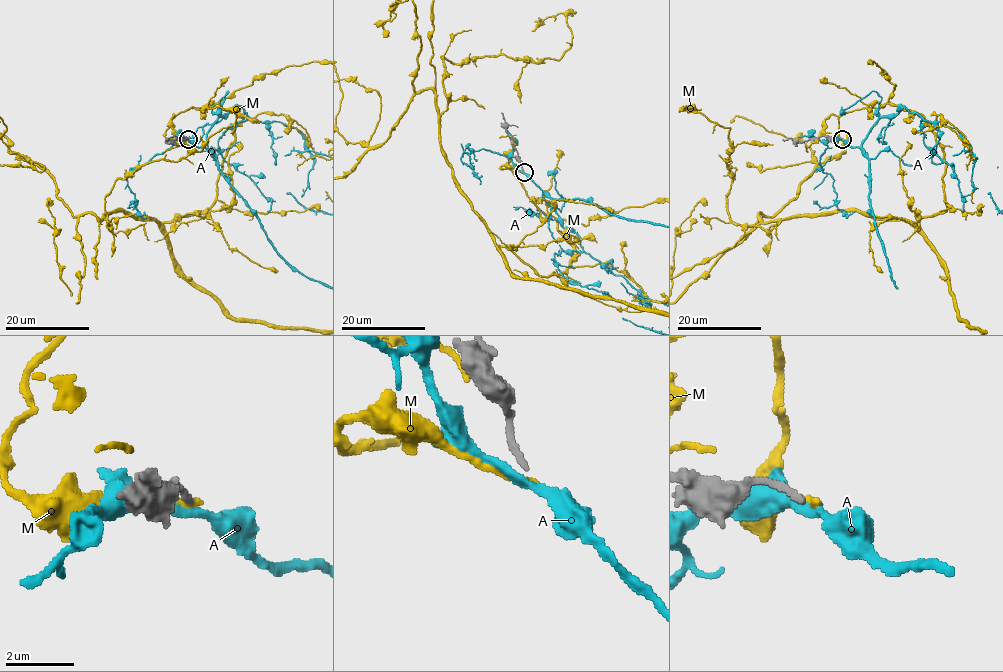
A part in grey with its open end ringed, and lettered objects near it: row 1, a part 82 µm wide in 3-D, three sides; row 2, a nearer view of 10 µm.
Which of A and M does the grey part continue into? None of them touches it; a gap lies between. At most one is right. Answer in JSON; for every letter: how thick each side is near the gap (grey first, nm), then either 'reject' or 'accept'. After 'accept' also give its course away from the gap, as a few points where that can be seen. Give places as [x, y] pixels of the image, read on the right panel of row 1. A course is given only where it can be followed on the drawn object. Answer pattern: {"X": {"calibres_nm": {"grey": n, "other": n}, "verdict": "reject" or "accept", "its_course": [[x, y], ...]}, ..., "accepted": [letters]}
{"A": {"calibres_nm": {"grey": 180, "other": 260}, "verdict": "reject"}, "M": {"calibres_nm": {"grey": 180, "other": 240}, "verdict": "reject"}, "accepted": []}

